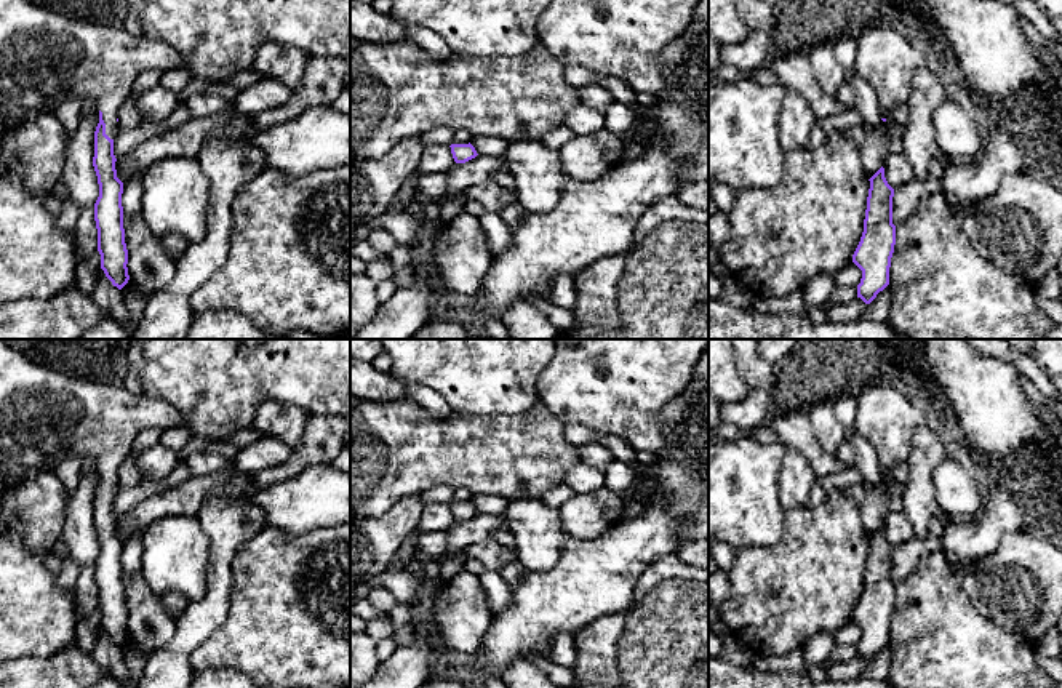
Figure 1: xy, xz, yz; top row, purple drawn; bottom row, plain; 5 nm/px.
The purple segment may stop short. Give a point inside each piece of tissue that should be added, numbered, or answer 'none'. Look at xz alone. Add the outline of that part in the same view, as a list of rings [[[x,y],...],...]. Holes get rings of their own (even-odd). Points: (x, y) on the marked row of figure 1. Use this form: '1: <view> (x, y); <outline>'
none

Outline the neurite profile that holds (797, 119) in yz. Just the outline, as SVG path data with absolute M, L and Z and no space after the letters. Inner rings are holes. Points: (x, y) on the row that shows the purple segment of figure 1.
M787 90L779 115L779 142L785 152L801 150L808 146L816 118L806 98L795 90Z

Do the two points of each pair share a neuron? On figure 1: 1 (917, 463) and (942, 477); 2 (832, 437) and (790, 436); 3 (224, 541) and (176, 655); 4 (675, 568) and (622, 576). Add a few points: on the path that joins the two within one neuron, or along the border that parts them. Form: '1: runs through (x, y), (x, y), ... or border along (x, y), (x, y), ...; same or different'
1: border along (947, 458), (933, 474), (939, 509); different
2: border along (806, 415), (814, 437), (834, 455); different
3: runs through (219, 570), (218, 597), (213, 607), (194, 626); same
4: border along (674, 551), (659, 554), (646, 567), (637, 589); different

